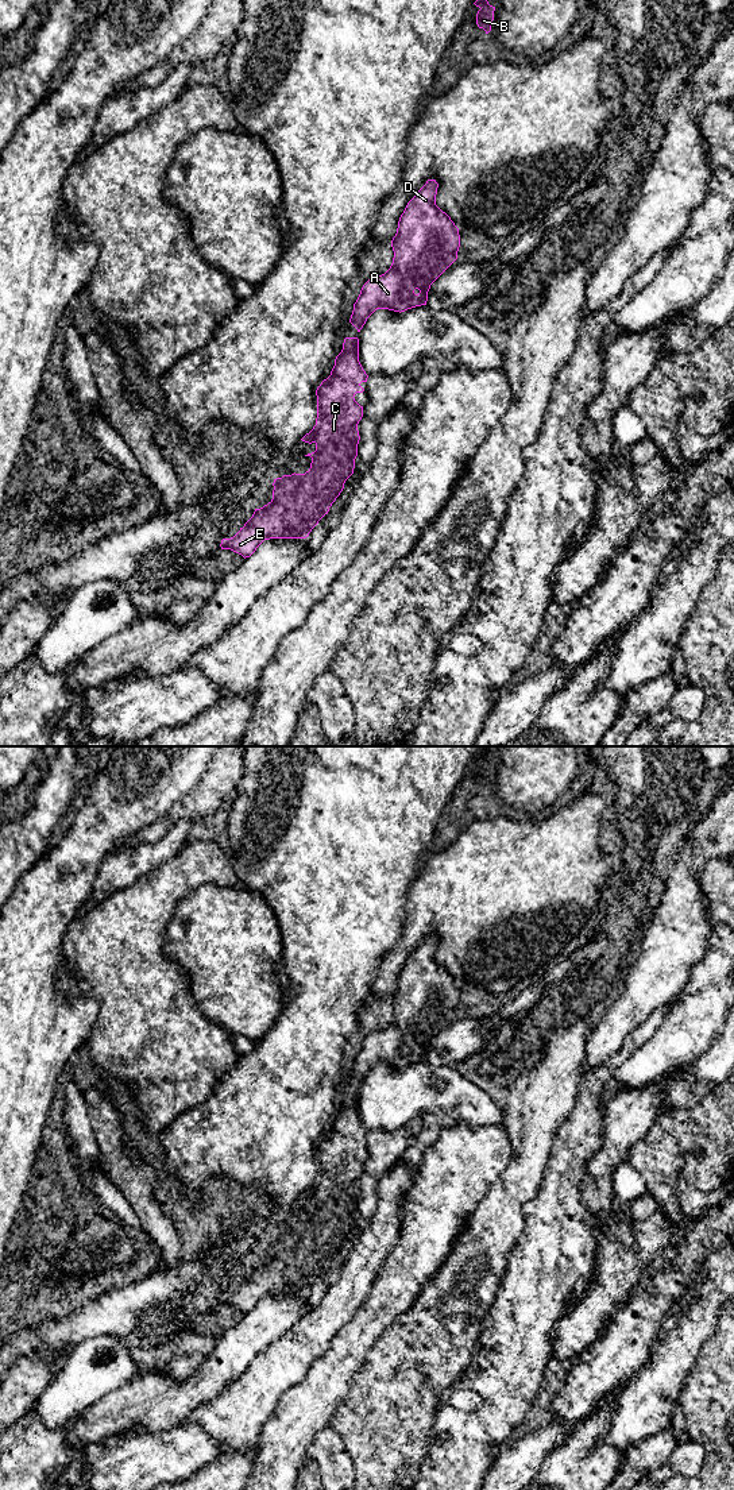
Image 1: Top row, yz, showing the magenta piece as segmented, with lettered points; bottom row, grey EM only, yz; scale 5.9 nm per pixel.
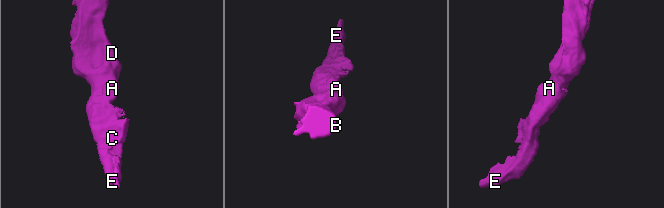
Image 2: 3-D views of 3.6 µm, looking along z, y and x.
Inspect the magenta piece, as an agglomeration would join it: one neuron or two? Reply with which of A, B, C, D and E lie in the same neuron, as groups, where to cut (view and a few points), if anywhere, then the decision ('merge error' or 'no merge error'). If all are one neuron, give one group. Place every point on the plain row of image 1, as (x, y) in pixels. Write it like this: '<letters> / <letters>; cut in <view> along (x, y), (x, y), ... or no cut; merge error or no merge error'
A B C D E; no cut; no merge error

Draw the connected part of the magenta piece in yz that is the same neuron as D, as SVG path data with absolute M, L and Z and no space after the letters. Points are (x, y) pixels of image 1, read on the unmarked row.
M428 935L401 970L390 1024L368 1035L354 1059L349 1078L358 1088L376 1065L401 1069L426 1061L430 1041L457 1015L459 984L436 961L437 943Z

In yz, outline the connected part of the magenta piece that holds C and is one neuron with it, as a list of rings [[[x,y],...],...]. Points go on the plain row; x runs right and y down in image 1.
[[[345,1093],[341,1108],[335,1115],[331,1131],[321,1138],[316,1146],[317,1151],[317,1174],[313,1185],[301,1196],[314,1198],[316,1207],[305,1212],[312,1213],[310,1224],[305,1230],[283,1231],[274,1235],[273,1255],[260,1265],[255,1265],[252,1273],[231,1294],[221,1296],[221,1305],[231,1305],[244,1315],[250,1313],[256,1304],[270,1294],[306,1294],[318,1277],[328,1270],[329,1263],[344,1244],[345,1236],[354,1230],[355,1215],[358,1212],[358,1200],[360,1196],[358,1180],[363,1173],[363,1162],[355,1157],[356,1149],[363,1149],[362,1138],[367,1138],[368,1131],[359,1118],[359,1095]]]

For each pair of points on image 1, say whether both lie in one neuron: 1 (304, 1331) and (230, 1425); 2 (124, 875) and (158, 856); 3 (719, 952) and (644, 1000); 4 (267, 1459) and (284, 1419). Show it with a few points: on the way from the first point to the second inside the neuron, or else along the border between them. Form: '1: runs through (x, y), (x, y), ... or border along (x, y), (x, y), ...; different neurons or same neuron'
1: runs through (292, 1354), (247, 1402); same neuron
2: runs through (132, 868), (146, 856), (150, 856); same neuron
3: border along (707, 944), (679, 994); different neurons
4: runs through (277, 1450), (284, 1439), (284, 1428); same neuron

